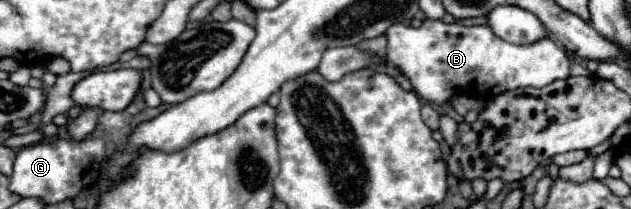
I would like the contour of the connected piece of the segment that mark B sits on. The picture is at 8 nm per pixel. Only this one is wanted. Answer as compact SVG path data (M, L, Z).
M424 19L420 27L396 23L386 31L388 37L388 63L396 65L412 83L412 91L434 105L446 105L458 93L470 93L482 99L490 99L504 91L522 89L522 87L544 87L556 79L566 79L570 71L570 61L566 51L552 39L544 37L530 45L514 45L496 37L486 25L458 25L444 23L434 19Z

